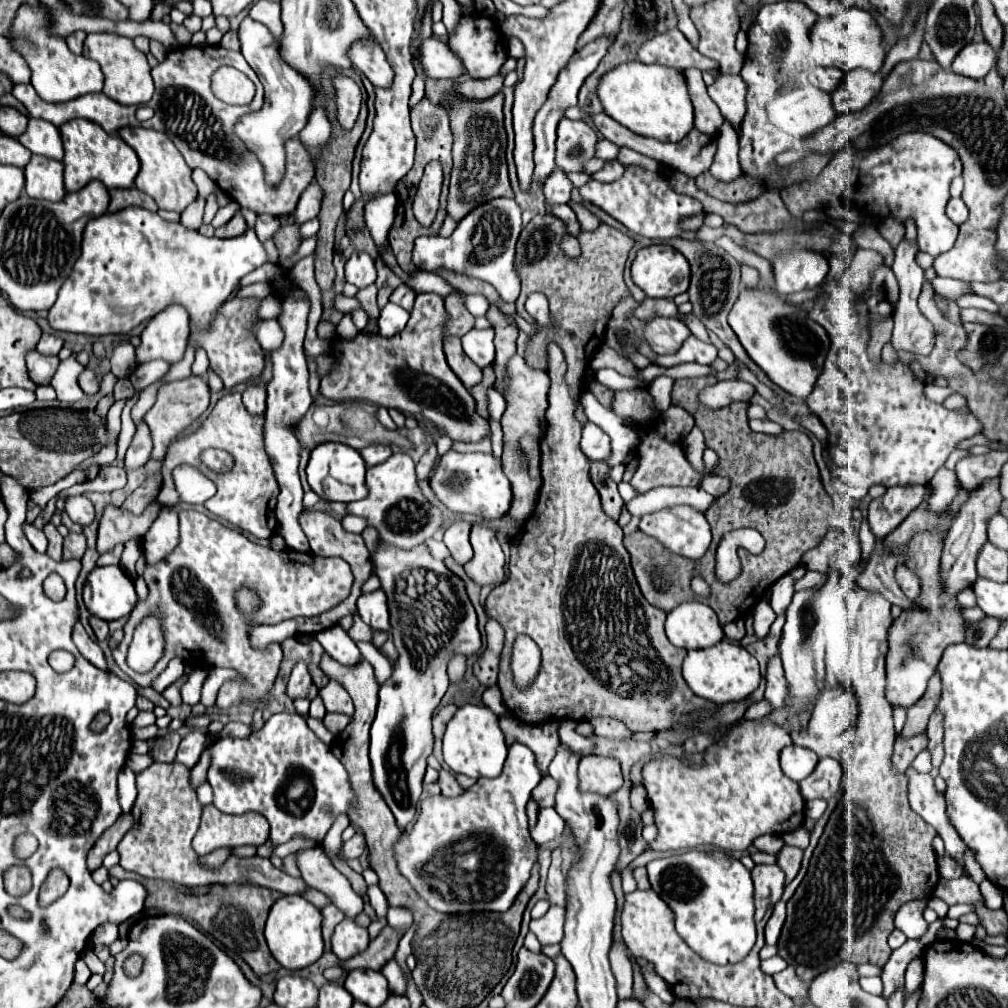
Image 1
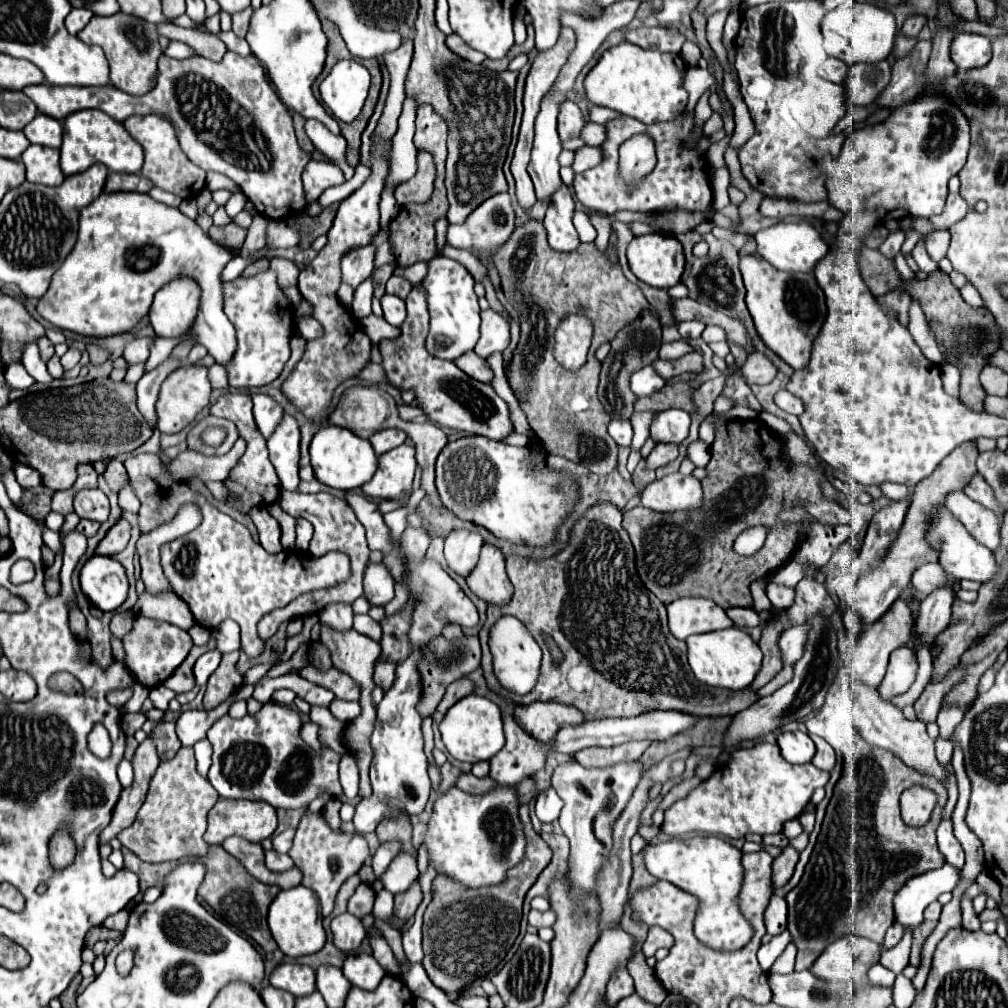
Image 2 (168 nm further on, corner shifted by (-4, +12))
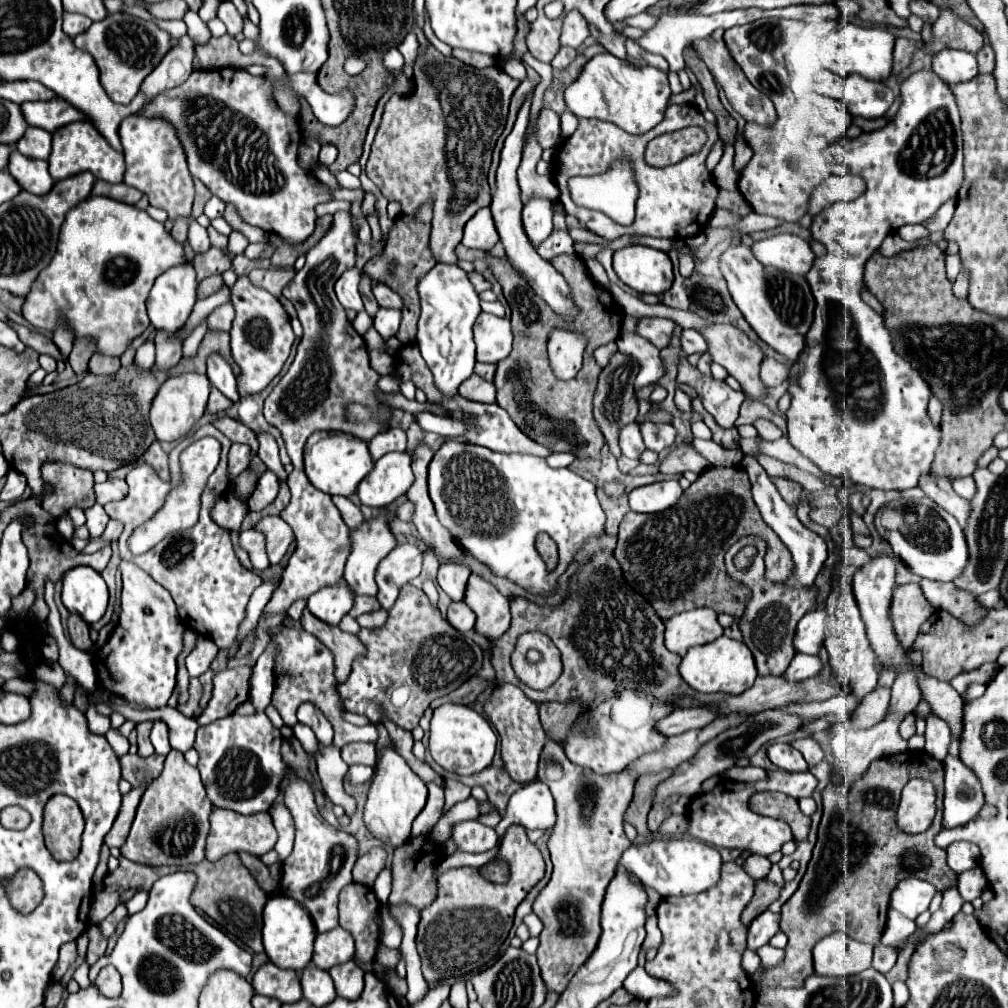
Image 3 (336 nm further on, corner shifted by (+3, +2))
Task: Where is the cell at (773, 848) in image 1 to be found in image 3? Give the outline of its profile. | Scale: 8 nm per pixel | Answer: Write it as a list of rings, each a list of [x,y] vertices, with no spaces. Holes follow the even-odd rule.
[[[752,854],[750,858],[746,858],[746,862],[744,862],[744,868],[752,874],[752,878],[756,878],[756,880],[760,880],[760,878],[766,878],[768,876],[768,872],[770,872],[770,860],[768,858],[764,858],[764,856],[760,856],[760,854]]]

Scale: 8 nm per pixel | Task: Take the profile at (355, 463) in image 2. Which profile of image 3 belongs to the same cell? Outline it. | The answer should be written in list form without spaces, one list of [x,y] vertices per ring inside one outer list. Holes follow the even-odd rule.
[[[316,432],[308,438],[304,448],[304,470],[314,488],[324,494],[352,496],[362,482],[362,478],[372,470],[374,462],[370,458],[368,446],[364,440],[344,434],[344,432]]]

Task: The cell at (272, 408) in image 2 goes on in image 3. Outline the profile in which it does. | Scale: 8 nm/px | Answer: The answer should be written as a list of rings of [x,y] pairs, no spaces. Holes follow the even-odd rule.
[[[260,432],[260,434],[258,434],[258,442],[260,442],[258,456],[260,456],[262,462],[268,466],[268,470],[276,472],[278,478],[286,478],[284,466],[280,464],[280,458],[278,458],[278,444],[276,444],[274,436],[270,436],[268,432]]]

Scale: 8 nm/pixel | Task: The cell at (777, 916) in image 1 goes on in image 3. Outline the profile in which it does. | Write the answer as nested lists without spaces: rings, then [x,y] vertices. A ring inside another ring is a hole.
[[[770,910],[762,912],[756,920],[748,926],[748,948],[758,950],[760,946],[768,944],[768,940],[780,930],[780,914],[774,914]]]

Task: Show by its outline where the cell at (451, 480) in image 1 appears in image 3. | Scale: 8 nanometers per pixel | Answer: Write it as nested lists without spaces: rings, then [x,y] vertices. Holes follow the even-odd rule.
[[[446,440],[432,458],[428,472],[428,490],[442,526],[446,526],[452,532],[454,540],[464,550],[468,550],[474,558],[484,562],[494,574],[506,576],[512,582],[536,594],[542,594],[556,584],[558,576],[566,570],[576,550],[588,536],[598,536],[604,532],[606,516],[596,498],[596,486],[568,468],[548,468],[544,458],[538,456],[498,454],[468,442]],[[540,532],[546,532],[558,544],[560,560],[552,572],[548,572],[544,560],[540,558],[534,546],[534,538]]]

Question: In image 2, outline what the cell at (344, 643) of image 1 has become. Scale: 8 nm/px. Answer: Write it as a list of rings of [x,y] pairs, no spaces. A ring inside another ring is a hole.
[[[329,606],[327,610],[323,610],[323,614],[319,614],[319,620],[321,624],[345,632],[353,626],[353,610],[351,606]]]

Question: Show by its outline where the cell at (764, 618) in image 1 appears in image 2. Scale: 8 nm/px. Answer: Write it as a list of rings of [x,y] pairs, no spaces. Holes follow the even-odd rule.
[[[769,582],[767,586],[767,596],[771,600],[771,604],[775,608],[789,608],[795,600],[795,588],[789,588],[789,586],[779,586],[775,582]]]

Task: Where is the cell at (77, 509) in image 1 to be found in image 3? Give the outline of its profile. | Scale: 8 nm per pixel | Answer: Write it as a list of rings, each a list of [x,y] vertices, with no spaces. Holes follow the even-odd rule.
[[[94,504],[92,508],[86,508],[84,510],[84,514],[86,514],[86,526],[88,526],[88,530],[90,530],[90,536],[94,538],[94,536],[102,536],[102,532],[104,532],[104,528],[106,528],[106,524],[108,524],[108,514],[104,512],[104,508],[100,506],[100,504]]]

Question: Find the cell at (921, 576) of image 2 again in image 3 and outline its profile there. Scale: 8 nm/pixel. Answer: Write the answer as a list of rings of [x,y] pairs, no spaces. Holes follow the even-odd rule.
[[[920,580],[920,588],[926,600],[936,610],[950,612],[952,616],[964,620],[964,624],[976,624],[986,612],[974,596],[968,596],[968,592],[960,592],[954,584],[936,584],[930,580]]]

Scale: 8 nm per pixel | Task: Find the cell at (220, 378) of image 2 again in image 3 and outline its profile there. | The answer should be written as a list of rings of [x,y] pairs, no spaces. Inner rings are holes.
[[[212,386],[212,390],[210,390],[210,400],[208,400],[208,412],[210,412],[210,414],[216,414],[216,412],[226,410],[226,408],[230,408],[230,406],[232,406],[232,402],[230,402],[218,388]]]

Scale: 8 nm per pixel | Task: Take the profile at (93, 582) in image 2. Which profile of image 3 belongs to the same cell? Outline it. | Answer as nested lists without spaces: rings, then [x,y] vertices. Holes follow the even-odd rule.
[[[76,566],[64,574],[62,602],[70,614],[80,614],[88,624],[98,622],[108,608],[108,586],[100,572]]]

